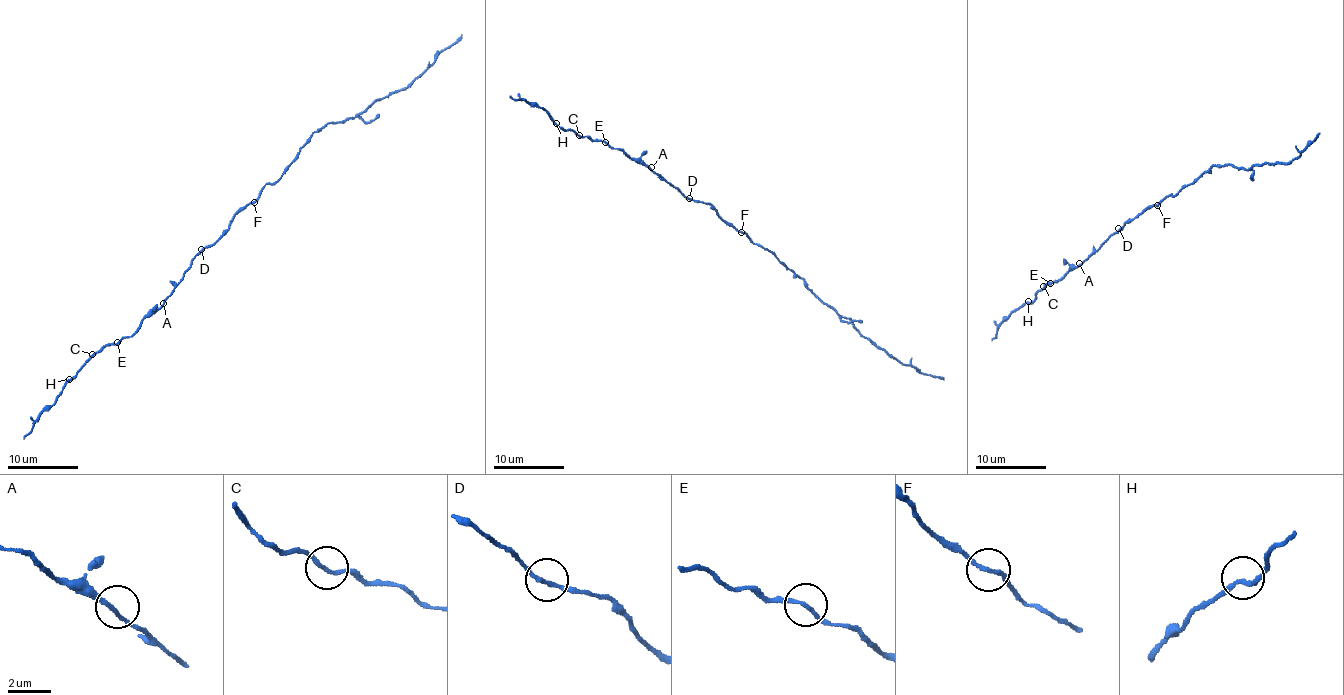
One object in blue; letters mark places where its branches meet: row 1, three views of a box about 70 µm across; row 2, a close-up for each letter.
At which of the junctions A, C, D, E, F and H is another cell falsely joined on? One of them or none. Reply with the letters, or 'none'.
F

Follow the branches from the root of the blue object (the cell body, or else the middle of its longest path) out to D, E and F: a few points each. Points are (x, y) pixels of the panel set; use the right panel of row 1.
D: (1143, 211), (1118, 228)
E: (1143, 211), (1125, 223), (1078, 266), (1056, 282), (1050, 283)
F: (1143, 211), (1158, 206)

